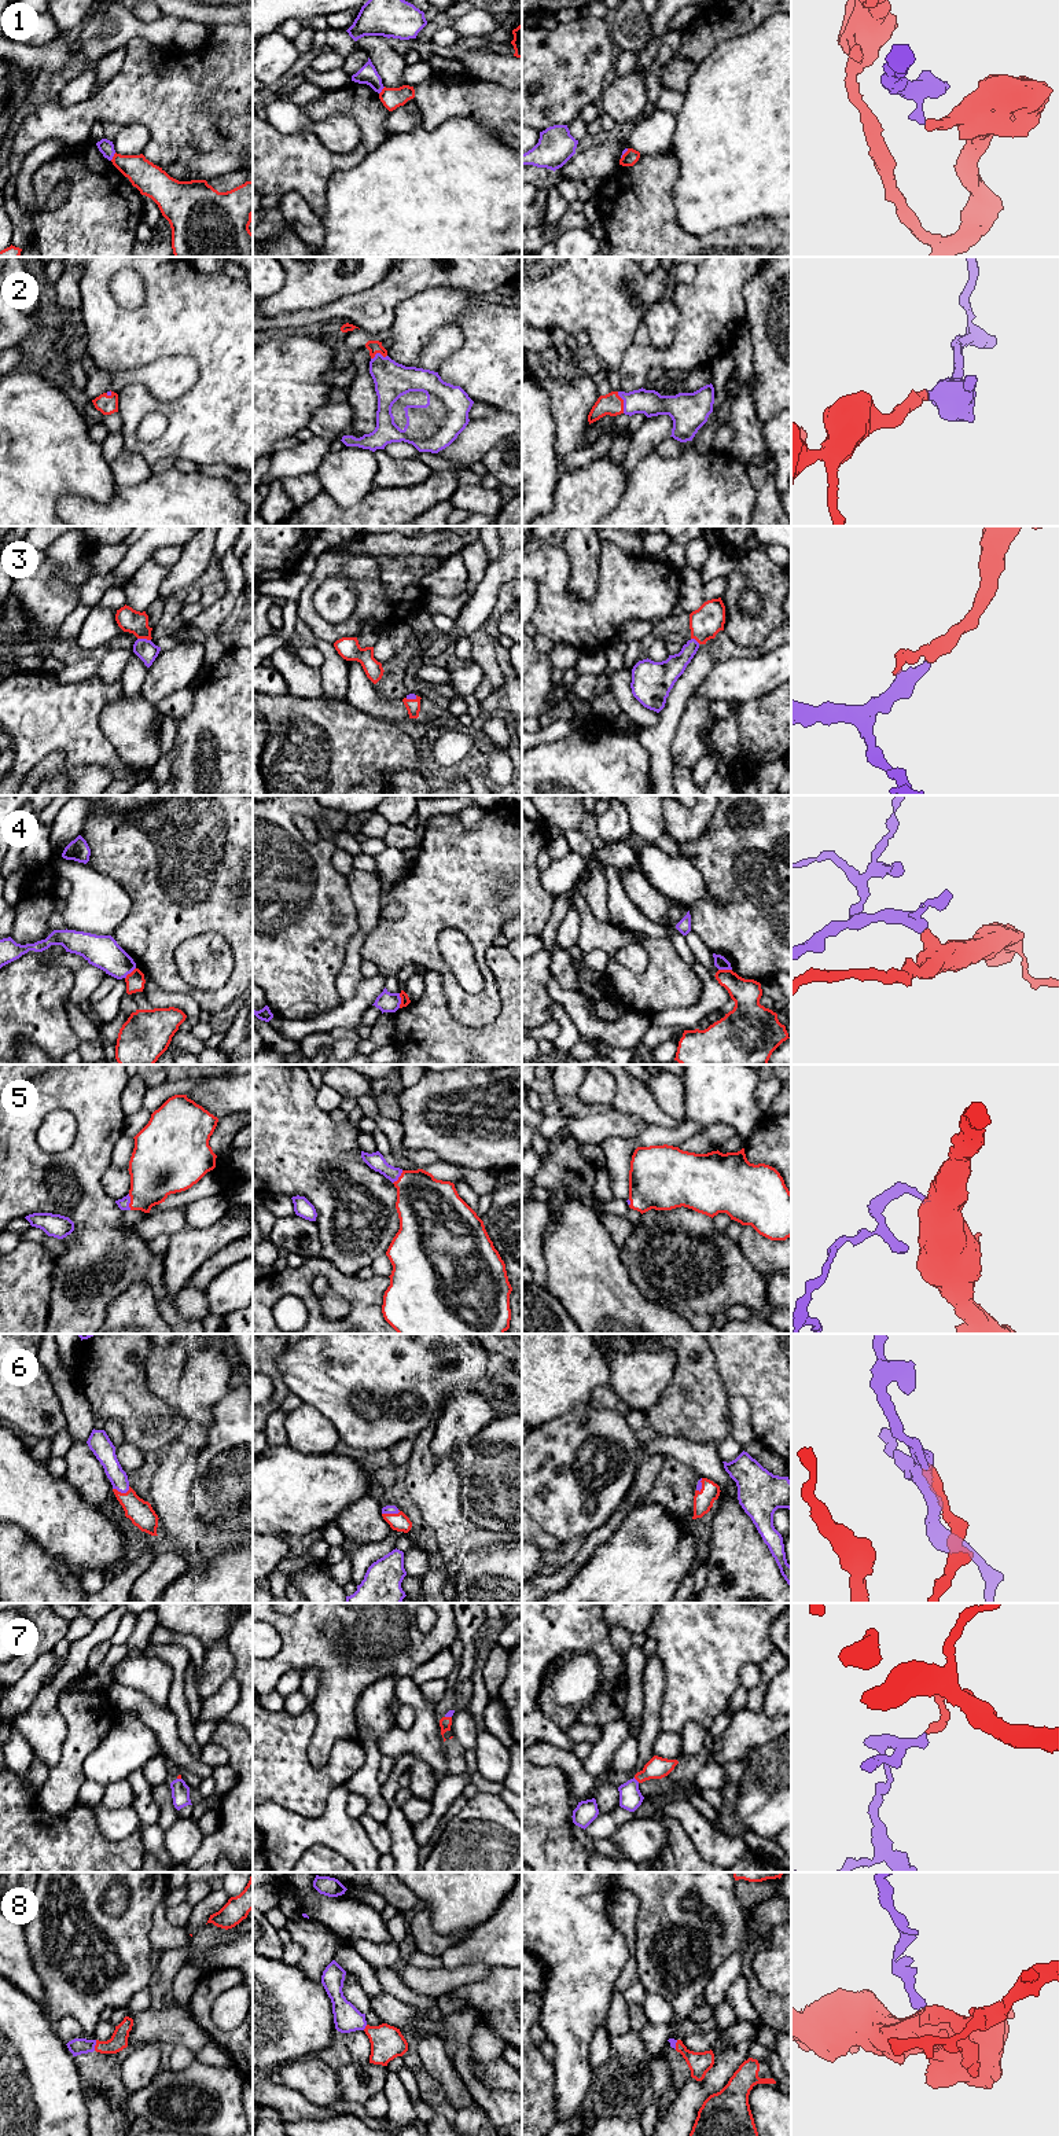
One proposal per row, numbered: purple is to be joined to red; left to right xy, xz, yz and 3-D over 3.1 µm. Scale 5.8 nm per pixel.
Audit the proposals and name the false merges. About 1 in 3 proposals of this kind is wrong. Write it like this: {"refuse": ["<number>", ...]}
{"refuse": ["1", "4"]}

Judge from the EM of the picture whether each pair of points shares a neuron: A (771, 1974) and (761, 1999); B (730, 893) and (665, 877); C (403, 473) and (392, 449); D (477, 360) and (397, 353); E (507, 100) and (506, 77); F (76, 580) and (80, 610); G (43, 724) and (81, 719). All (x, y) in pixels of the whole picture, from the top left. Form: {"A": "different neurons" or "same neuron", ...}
{"A": "different neurons", "B": "different neurons", "C": "different neurons", "D": "same neuron", "E": "different neurons", "F": "different neurons", "G": "same neuron"}

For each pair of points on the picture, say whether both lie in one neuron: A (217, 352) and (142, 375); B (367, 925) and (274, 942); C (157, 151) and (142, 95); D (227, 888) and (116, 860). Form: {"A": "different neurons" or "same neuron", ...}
{"A": "different neurons", "B": "different neurons", "C": "same neuron", "D": "same neuron"}

